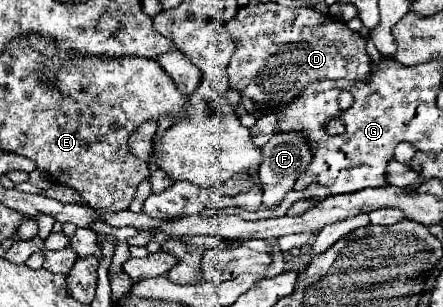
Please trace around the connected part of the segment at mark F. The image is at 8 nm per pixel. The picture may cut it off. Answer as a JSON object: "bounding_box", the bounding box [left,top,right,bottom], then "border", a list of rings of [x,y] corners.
{"bounding_box":[258,132,312,208],"border":[[[274,132],[272,138],[262,146],[262,154],[264,154],[264,162],[258,170],[258,176],[264,190],[264,206],[274,208],[280,204],[286,192],[294,188],[296,178],[312,162],[312,148],[310,142],[306,140],[306,132],[282,132],[282,134]]]}

